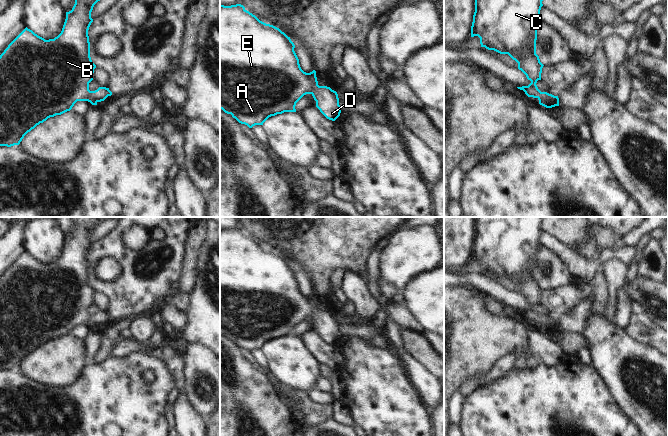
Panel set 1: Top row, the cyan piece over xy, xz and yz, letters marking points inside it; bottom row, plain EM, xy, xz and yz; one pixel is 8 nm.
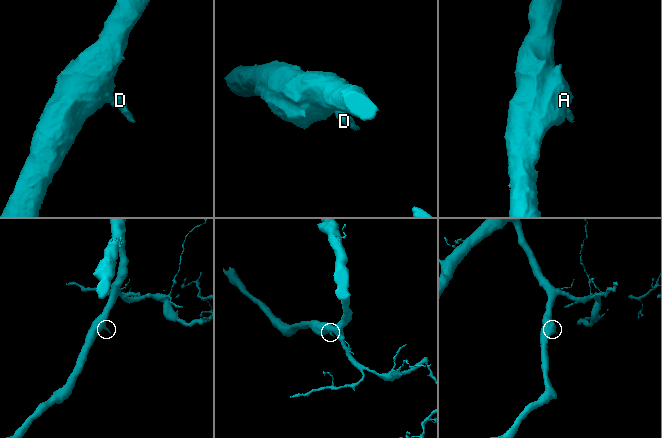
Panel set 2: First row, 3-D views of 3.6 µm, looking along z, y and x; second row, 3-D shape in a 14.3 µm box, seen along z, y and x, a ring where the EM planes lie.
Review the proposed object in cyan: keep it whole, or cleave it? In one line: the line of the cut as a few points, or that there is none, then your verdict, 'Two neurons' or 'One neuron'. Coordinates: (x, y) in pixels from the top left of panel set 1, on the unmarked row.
No split. One neuron.

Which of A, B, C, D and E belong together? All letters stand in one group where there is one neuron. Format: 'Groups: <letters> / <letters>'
Groups: A B C D E.

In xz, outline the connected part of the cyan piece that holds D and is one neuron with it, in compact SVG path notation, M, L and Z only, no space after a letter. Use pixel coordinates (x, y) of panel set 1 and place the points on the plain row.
M220 228L220 333L231 338L239 347L252 352L271 340L284 336L296 336L296 327L306 318L311 318L316 331L329 344L335 345L341 337L336 315L319 310L316 295L304 296L294 275L295 269L279 252L260 245L241 228Z

